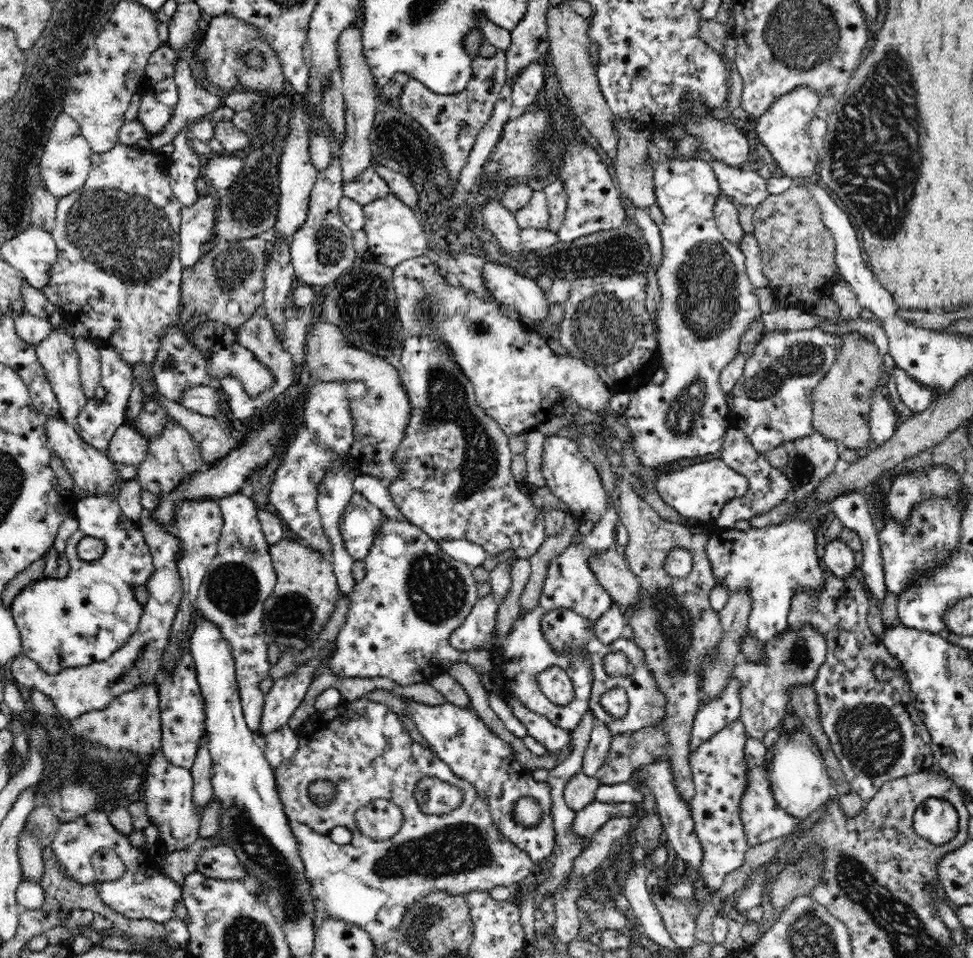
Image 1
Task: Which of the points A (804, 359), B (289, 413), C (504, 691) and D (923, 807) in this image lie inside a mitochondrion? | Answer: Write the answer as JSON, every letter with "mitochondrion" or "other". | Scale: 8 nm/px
{"A":"mitochondrion","B":"other","C":"other","D":"other"}

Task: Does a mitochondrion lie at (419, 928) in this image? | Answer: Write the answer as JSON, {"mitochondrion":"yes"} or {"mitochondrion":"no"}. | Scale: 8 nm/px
{"mitochondrion":"yes"}

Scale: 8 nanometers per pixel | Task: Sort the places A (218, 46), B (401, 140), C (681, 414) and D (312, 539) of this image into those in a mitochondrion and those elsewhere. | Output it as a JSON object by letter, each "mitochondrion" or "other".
{"A":"other","B":"mitochondrion","C":"mitochondrion","D":"other"}

